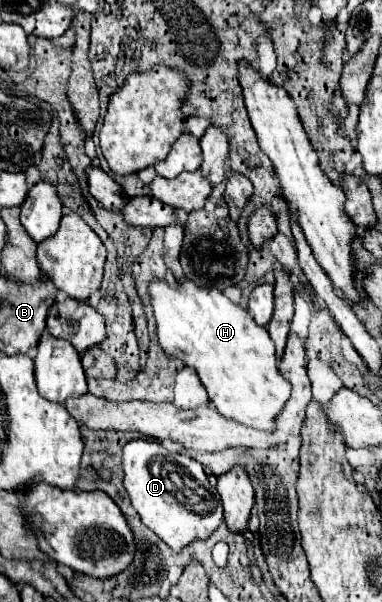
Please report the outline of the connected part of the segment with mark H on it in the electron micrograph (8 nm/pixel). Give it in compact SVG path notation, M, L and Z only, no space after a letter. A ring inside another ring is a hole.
M185 280L173 290L167 282L153 282L149 286L151 306L157 320L157 336L159 344L167 354L181 358L187 366L193 366L209 392L215 408L235 422L241 422L251 428L259 428L265 432L273 432L277 428L275 420L291 396L291 384L283 378L275 358L275 346L269 338L267 330L249 316L249 312L229 298L225 298L217 288L199 288L191 280Z

